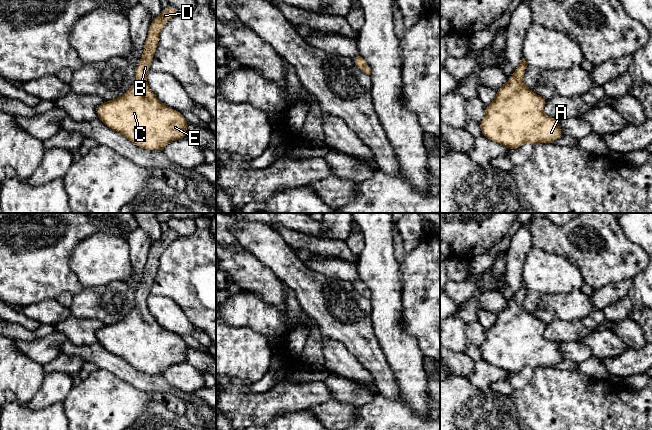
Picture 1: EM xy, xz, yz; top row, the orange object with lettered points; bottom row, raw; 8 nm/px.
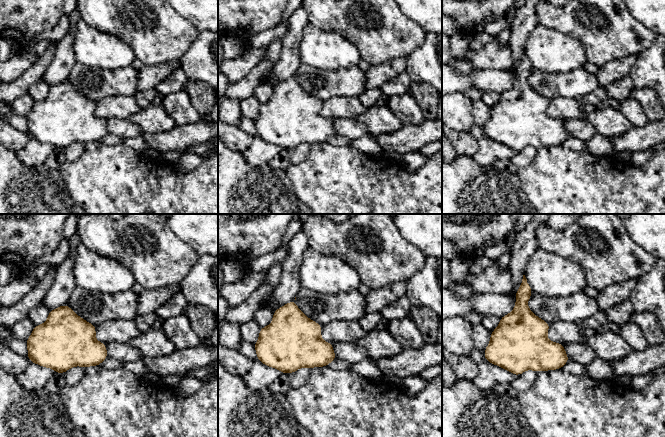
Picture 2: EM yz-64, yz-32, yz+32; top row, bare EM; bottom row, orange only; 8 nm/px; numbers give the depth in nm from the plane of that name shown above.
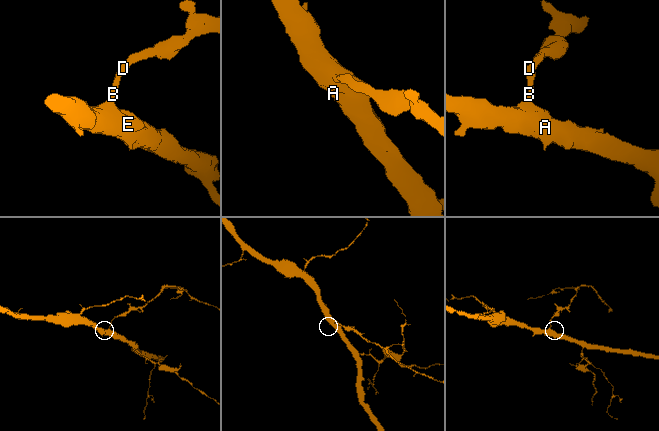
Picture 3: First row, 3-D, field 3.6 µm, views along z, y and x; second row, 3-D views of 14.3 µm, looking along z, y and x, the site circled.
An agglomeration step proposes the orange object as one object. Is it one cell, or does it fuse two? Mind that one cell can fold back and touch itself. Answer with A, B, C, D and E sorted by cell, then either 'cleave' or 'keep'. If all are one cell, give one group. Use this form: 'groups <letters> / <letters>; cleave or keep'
groups A B C D E; keep

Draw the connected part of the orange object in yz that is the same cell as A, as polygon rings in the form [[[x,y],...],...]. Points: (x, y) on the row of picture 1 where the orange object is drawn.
[[[522,58],[507,83],[496,90],[495,99],[485,105],[485,115],[479,123],[484,137],[509,150],[527,142],[533,146],[554,143],[564,135],[558,119],[544,114],[547,99],[532,92],[522,81],[527,66]]]

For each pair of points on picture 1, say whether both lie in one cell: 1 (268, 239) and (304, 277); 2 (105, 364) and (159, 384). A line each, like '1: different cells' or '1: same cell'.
1: same cell
2: same cell

